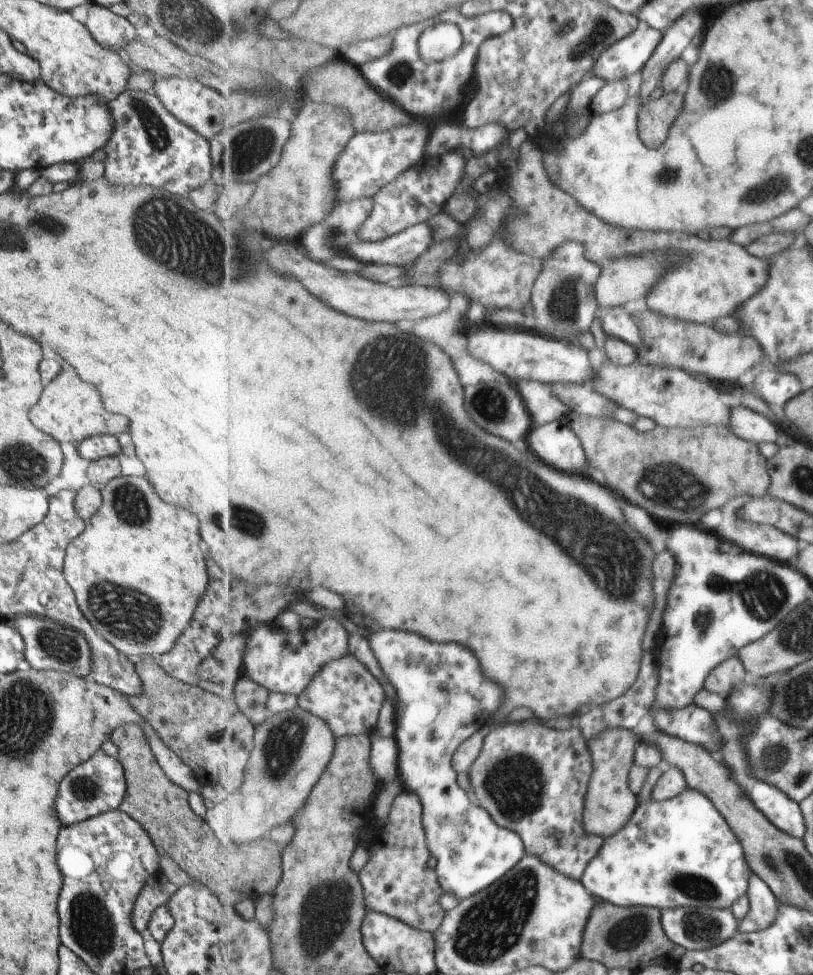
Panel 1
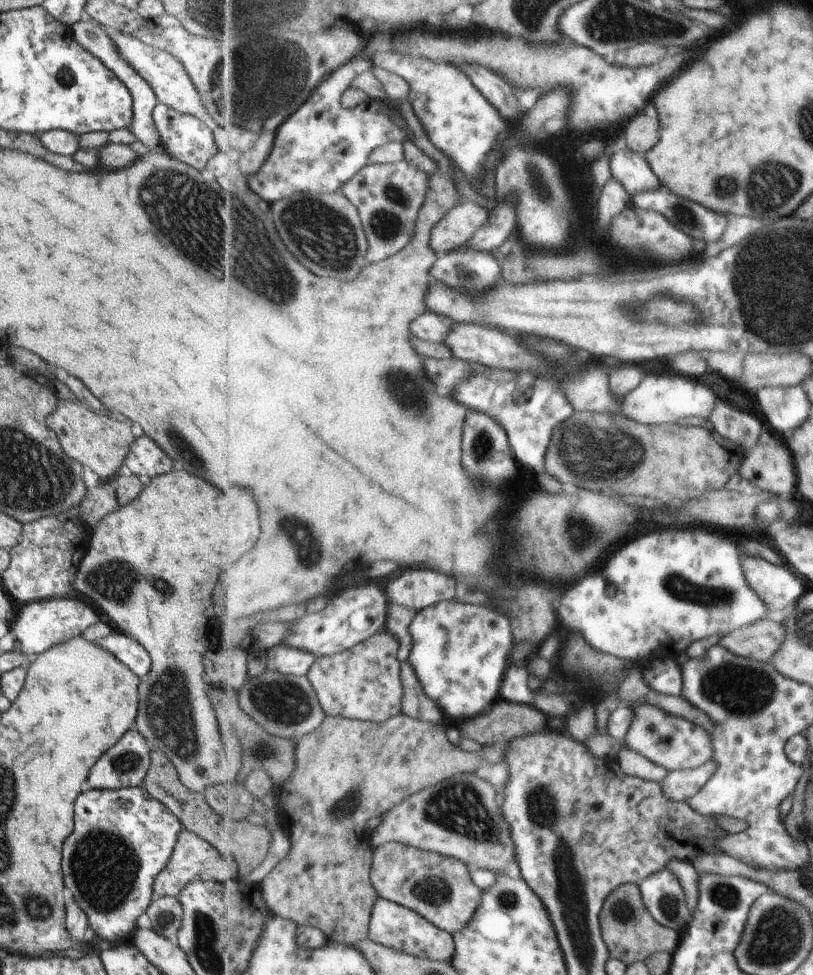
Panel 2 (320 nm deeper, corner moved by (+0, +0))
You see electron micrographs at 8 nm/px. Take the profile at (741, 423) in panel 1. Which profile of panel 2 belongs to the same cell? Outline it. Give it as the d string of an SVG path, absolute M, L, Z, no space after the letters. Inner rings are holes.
M653 372L637 390L633 390L622 400L621 413L645 425L675 423L689 416L707 418L713 410L713 402L717 402L717 396L711 388L683 376L673 376L671 372Z

